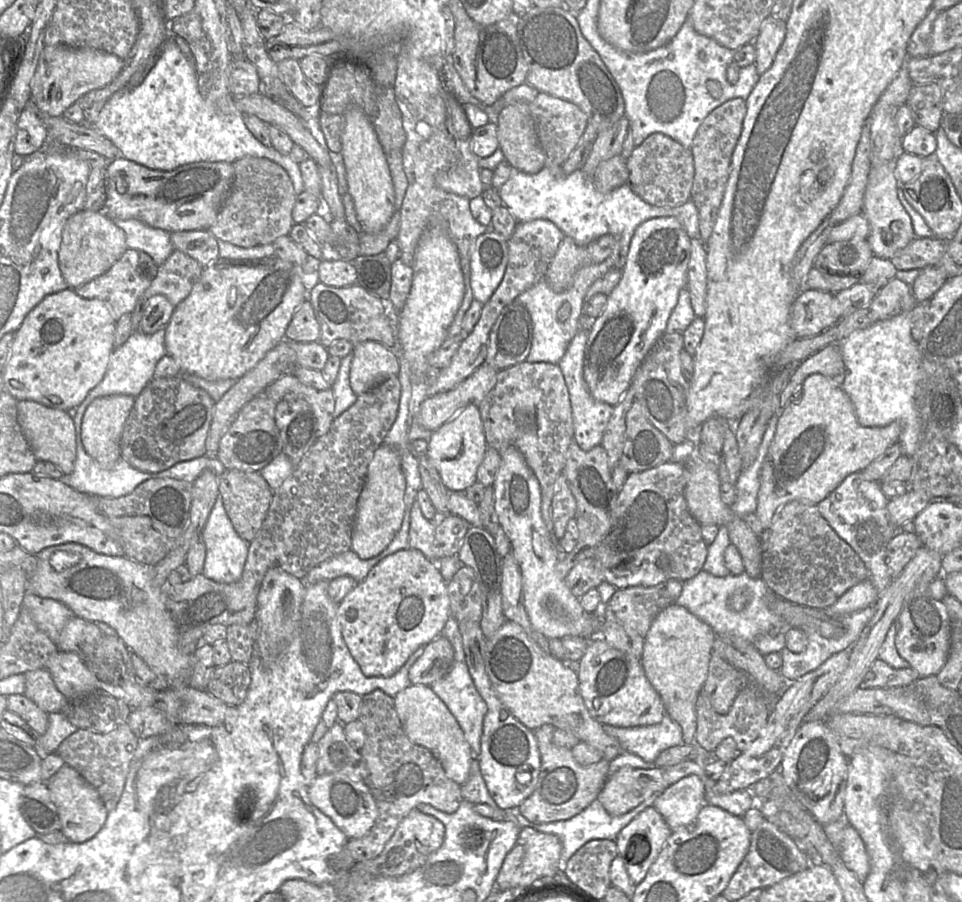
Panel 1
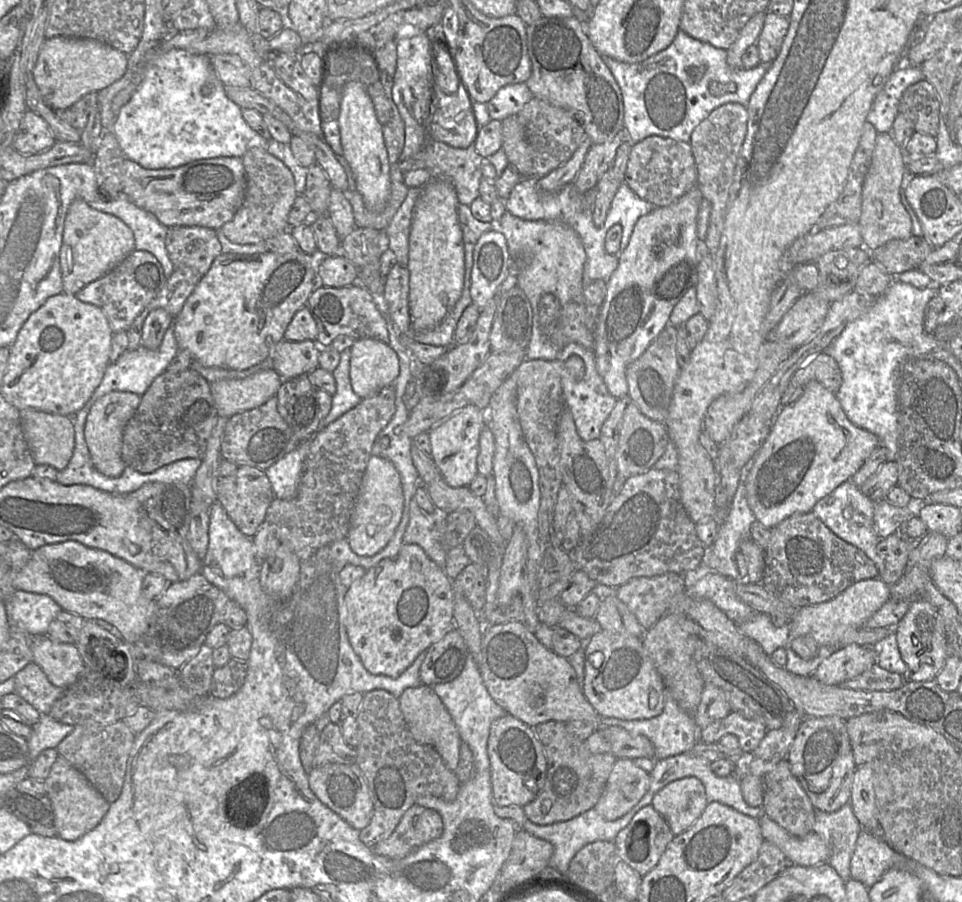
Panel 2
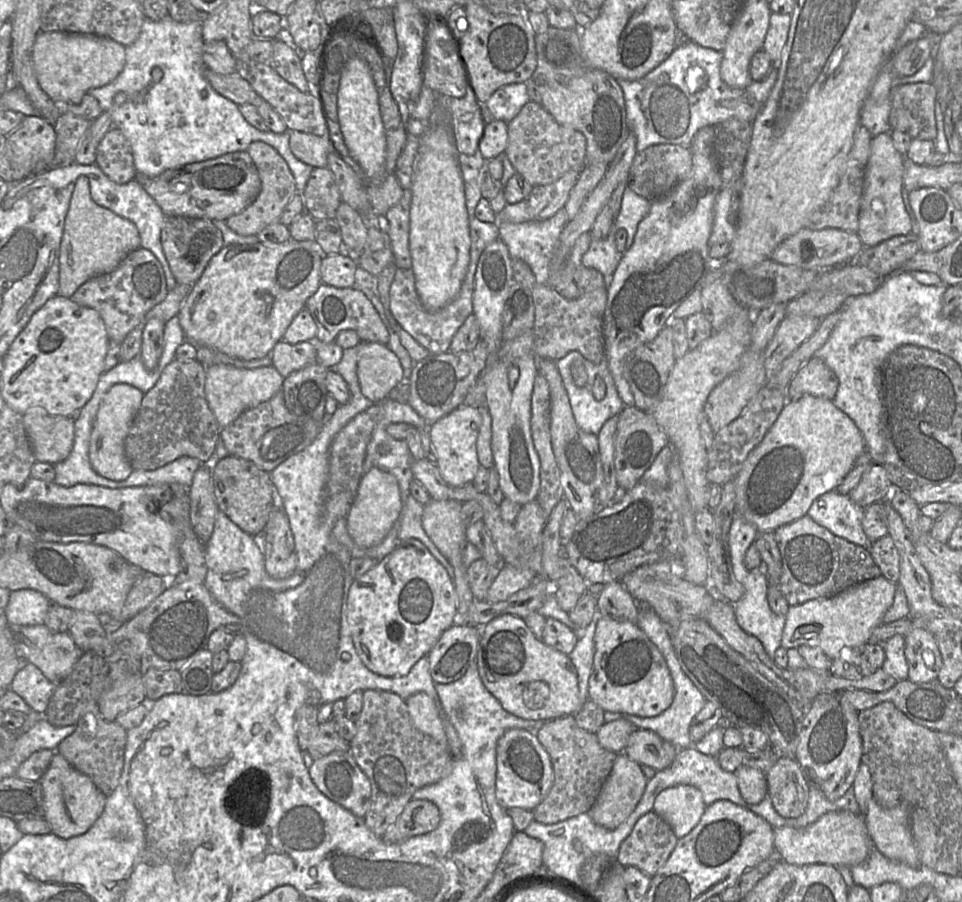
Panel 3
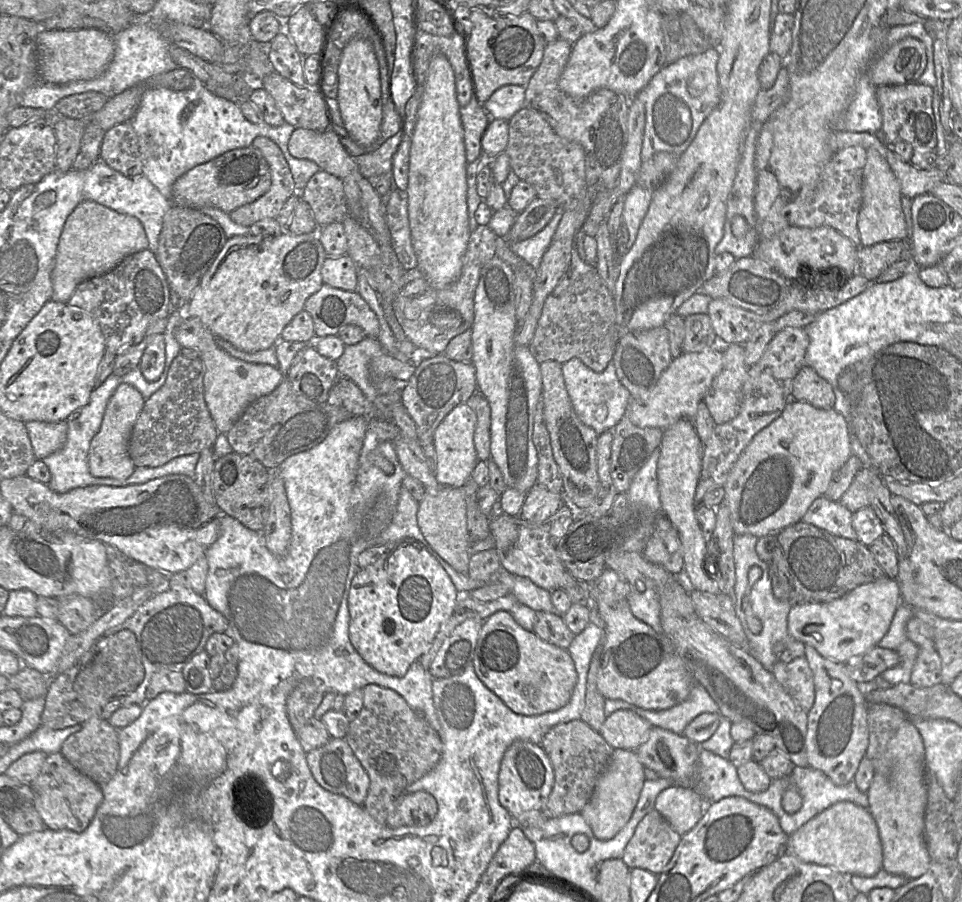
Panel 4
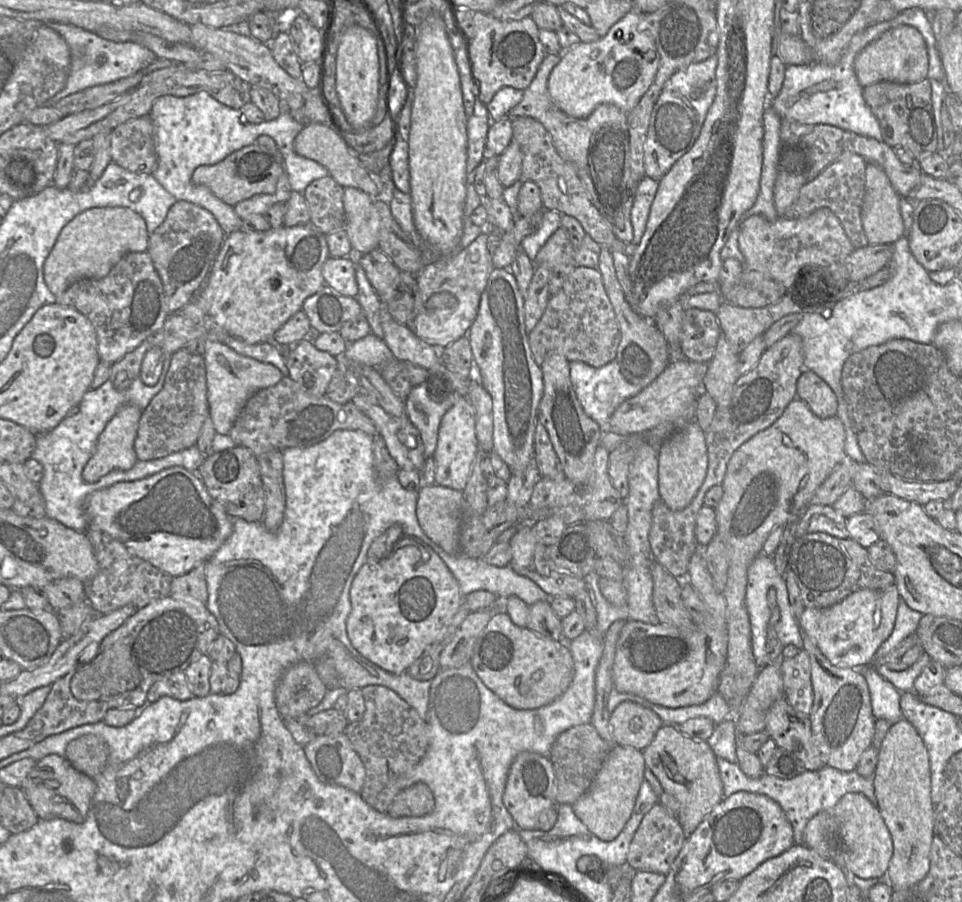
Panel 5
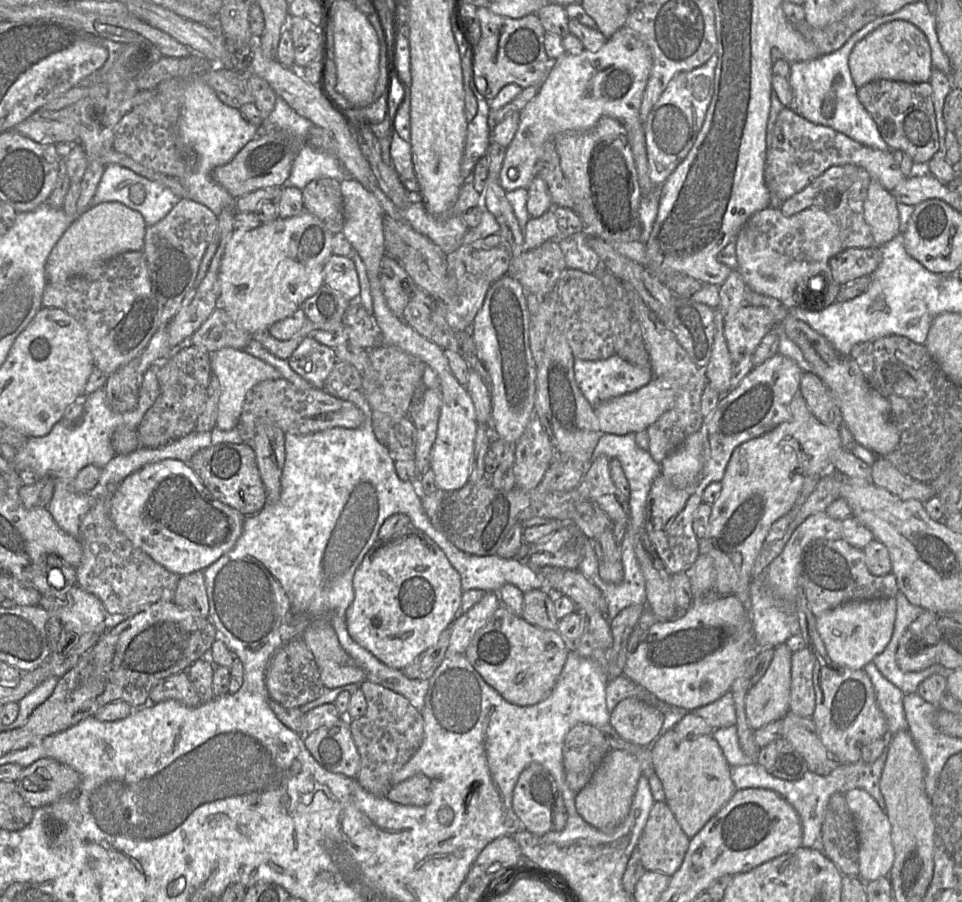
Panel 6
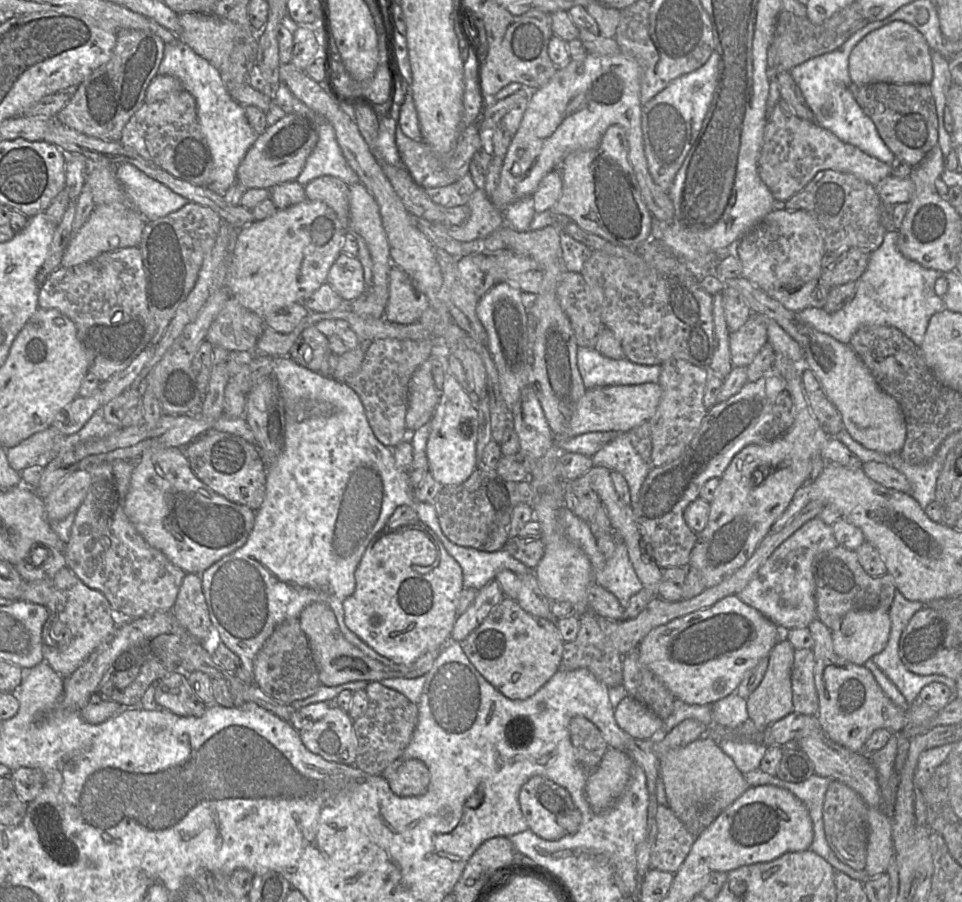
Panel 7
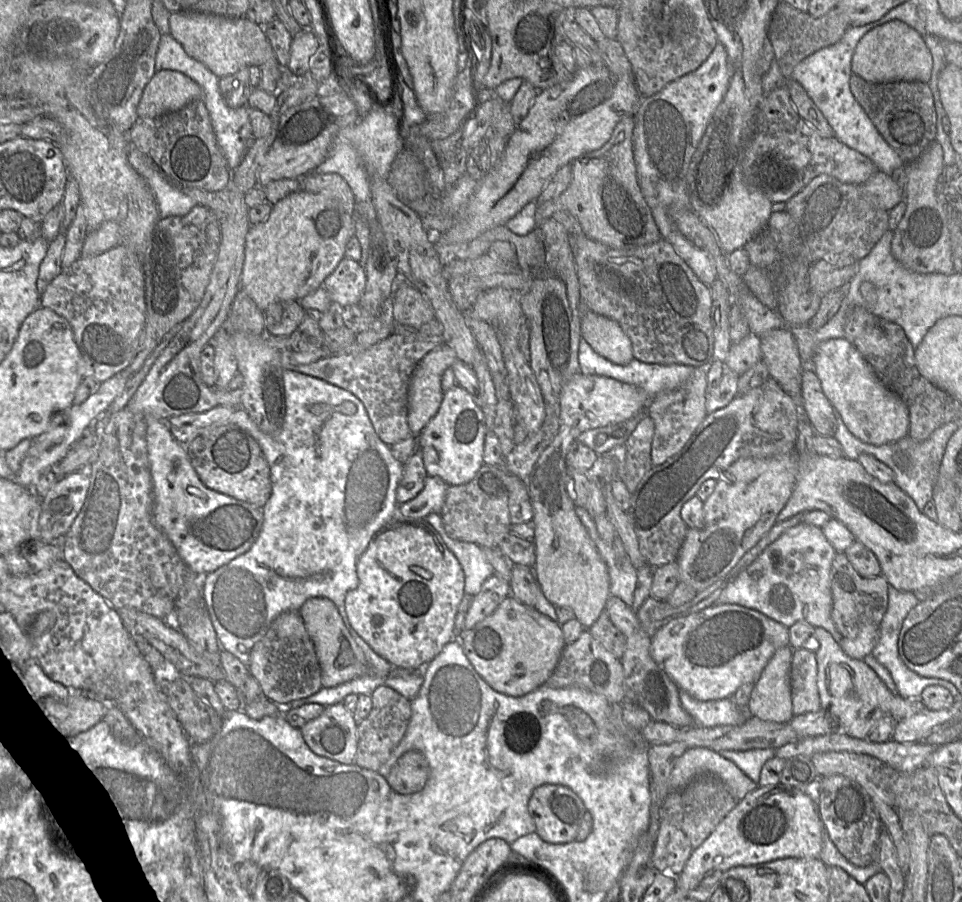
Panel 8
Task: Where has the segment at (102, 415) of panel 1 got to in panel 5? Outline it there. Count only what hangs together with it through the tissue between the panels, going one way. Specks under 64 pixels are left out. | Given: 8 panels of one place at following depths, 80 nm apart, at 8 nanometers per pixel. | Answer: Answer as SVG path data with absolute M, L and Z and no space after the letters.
M126 405L108 422L98 439L96 451L86 464L82 476L85 482L95 483L114 470L128 471L138 461L134 444L143 411L137 406Z

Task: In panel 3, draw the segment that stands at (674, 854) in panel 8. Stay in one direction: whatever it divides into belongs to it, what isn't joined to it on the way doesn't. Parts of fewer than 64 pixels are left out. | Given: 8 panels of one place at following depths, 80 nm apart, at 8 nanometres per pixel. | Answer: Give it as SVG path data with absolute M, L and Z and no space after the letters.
M652 810L639 818L630 835L621 843L616 861L624 867L636 867L646 875L653 877L667 862L677 841L670 826Z

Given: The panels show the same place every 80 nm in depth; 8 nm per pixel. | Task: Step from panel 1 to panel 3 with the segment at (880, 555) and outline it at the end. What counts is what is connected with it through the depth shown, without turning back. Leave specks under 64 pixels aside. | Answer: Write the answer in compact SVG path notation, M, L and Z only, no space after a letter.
M832 490L815 499L808 510L807 515L834 535L870 551L872 542L867 538L862 528L865 508L866 507L861 507L856 504L849 495L842 495L836 490Z

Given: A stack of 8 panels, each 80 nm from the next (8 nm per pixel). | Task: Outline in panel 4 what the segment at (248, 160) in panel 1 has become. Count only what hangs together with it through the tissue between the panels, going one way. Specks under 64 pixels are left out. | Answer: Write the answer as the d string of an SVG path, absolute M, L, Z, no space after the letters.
M266 137L255 138L251 146L258 149L267 161L271 185L269 190L257 200L229 214L235 223L244 227L249 227L265 218L275 218L287 199L295 194L290 168L279 147Z

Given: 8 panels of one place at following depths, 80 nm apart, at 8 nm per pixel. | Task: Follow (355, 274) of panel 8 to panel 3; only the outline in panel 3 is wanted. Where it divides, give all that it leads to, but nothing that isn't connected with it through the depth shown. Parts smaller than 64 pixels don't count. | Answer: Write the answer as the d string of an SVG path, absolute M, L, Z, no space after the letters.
M348 253L328 254L321 261L320 278L334 288L352 288L355 284L357 262Z

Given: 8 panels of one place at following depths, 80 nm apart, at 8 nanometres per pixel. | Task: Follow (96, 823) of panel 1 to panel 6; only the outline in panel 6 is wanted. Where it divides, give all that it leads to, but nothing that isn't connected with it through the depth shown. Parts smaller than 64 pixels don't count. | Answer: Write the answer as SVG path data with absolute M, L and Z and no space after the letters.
M45 757L23 767L14 782L25 801L36 809L75 794L81 785L81 776L72 767Z

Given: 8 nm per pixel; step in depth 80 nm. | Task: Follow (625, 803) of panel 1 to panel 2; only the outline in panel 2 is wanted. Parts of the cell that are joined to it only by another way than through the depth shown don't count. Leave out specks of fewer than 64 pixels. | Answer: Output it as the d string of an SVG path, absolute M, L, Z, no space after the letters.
M628 758L617 759L594 809L607 821L615 821L644 797L649 786L649 773Z

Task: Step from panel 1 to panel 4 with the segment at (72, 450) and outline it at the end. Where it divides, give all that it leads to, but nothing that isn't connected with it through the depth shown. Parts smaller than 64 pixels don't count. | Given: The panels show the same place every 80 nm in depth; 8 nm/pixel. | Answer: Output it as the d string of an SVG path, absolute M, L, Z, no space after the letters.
M30 421L25 425L37 460L43 460L64 447L68 421L57 423Z

